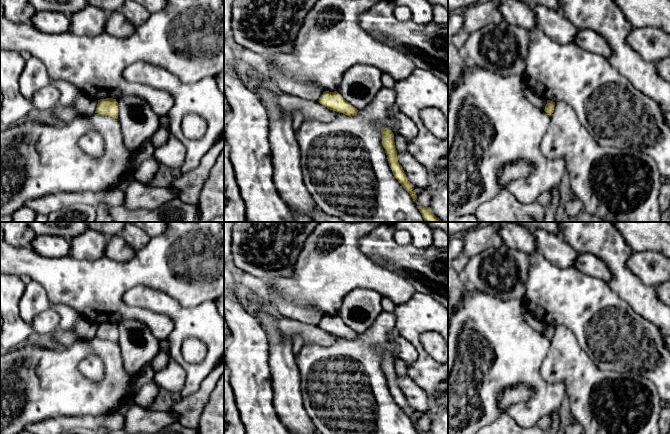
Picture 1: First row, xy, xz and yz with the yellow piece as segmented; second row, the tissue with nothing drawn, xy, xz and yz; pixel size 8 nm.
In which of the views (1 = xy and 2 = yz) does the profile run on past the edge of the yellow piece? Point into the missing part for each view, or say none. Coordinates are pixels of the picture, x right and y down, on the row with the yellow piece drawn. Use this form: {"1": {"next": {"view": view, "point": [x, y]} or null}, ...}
{"1": {"next": null}, "2": {"next": null}}

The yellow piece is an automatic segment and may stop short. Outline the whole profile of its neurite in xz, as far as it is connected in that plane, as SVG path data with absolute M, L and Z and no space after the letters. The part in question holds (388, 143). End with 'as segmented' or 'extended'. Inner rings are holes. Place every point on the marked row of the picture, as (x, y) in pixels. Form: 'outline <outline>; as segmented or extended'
outline M385 127L381 128L381 133L382 133L382 145L385 149L388 163L393 172L393 175L398 180L398 182L403 186L403 188L410 194L413 201L415 201L417 195L415 195L412 192L414 186L408 181L405 172L397 159L397 150L395 148L394 134L390 129L387 129Z; as segmented

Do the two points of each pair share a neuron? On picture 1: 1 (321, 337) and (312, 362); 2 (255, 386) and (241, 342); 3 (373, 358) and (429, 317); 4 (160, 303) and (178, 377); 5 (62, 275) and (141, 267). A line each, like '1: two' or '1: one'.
1: two
2: one
3: two
4: two
5: one

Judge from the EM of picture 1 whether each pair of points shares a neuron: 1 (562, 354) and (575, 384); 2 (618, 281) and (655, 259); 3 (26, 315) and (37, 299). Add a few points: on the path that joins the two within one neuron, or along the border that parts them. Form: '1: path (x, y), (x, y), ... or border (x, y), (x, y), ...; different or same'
1: path (566, 361), (575, 370), (575, 377); same
2: border (631, 252), (626, 266), (643, 283), (651, 286); different
3: path (27, 311), (33, 303); same

